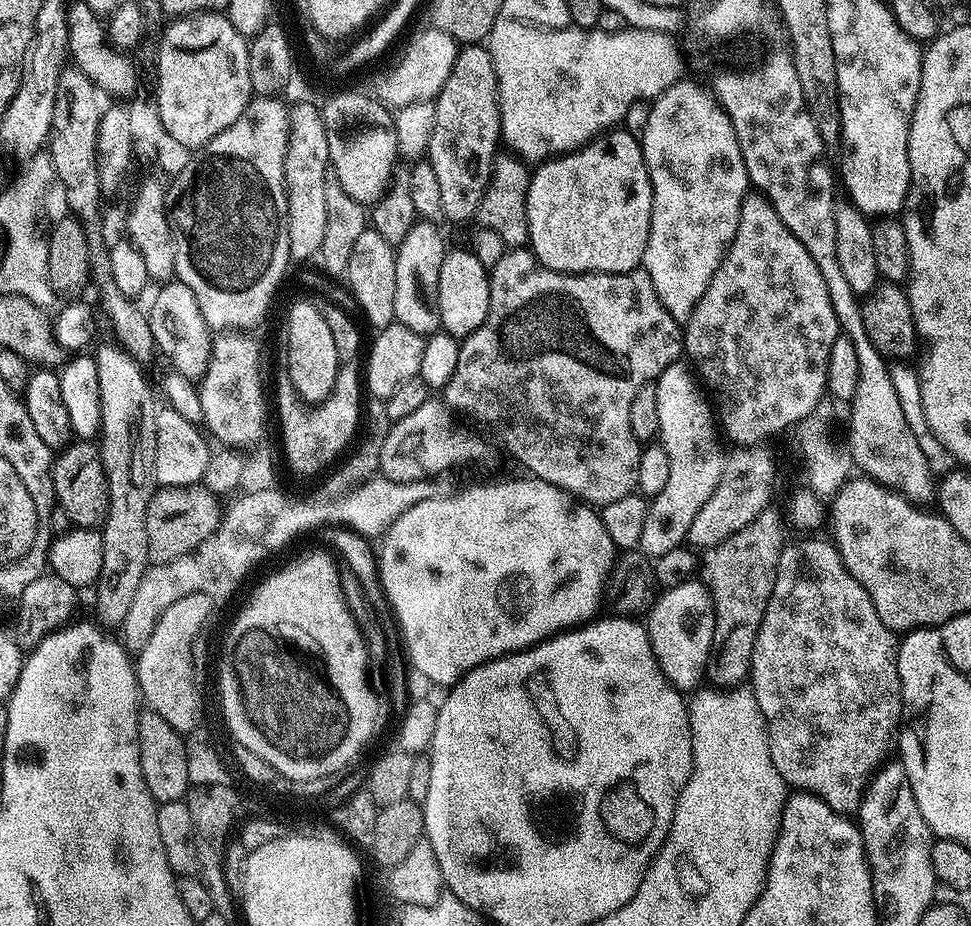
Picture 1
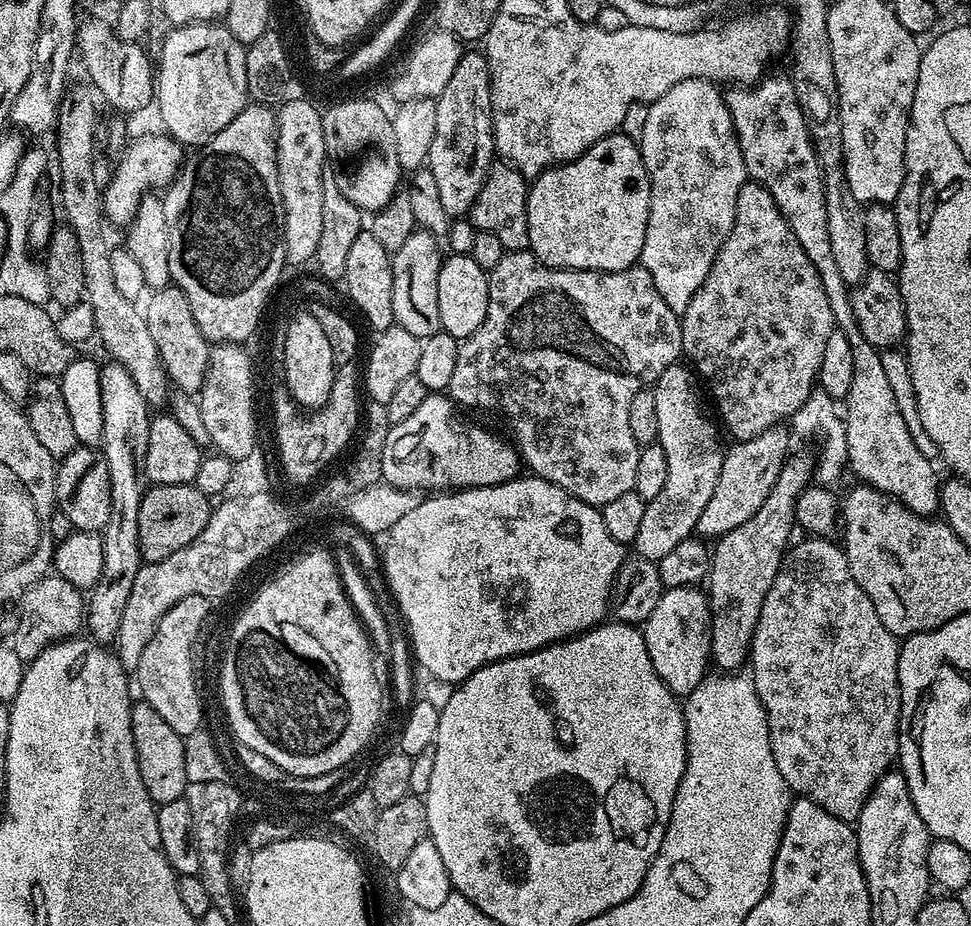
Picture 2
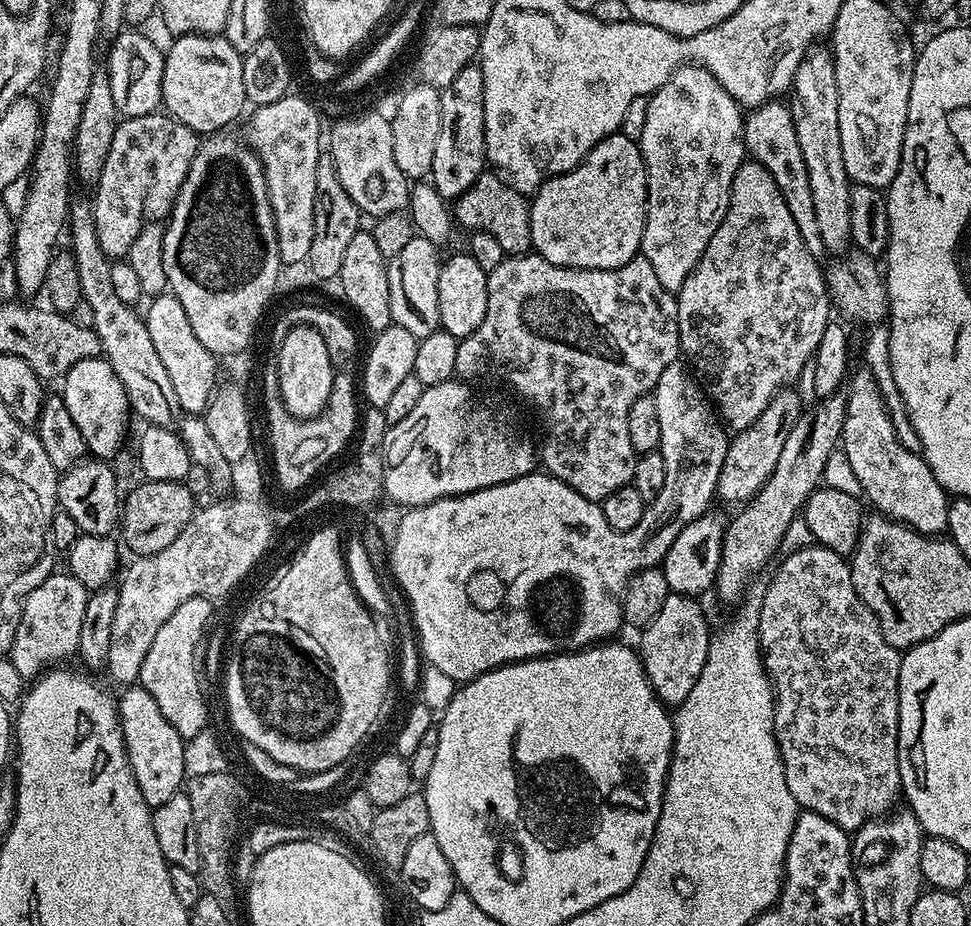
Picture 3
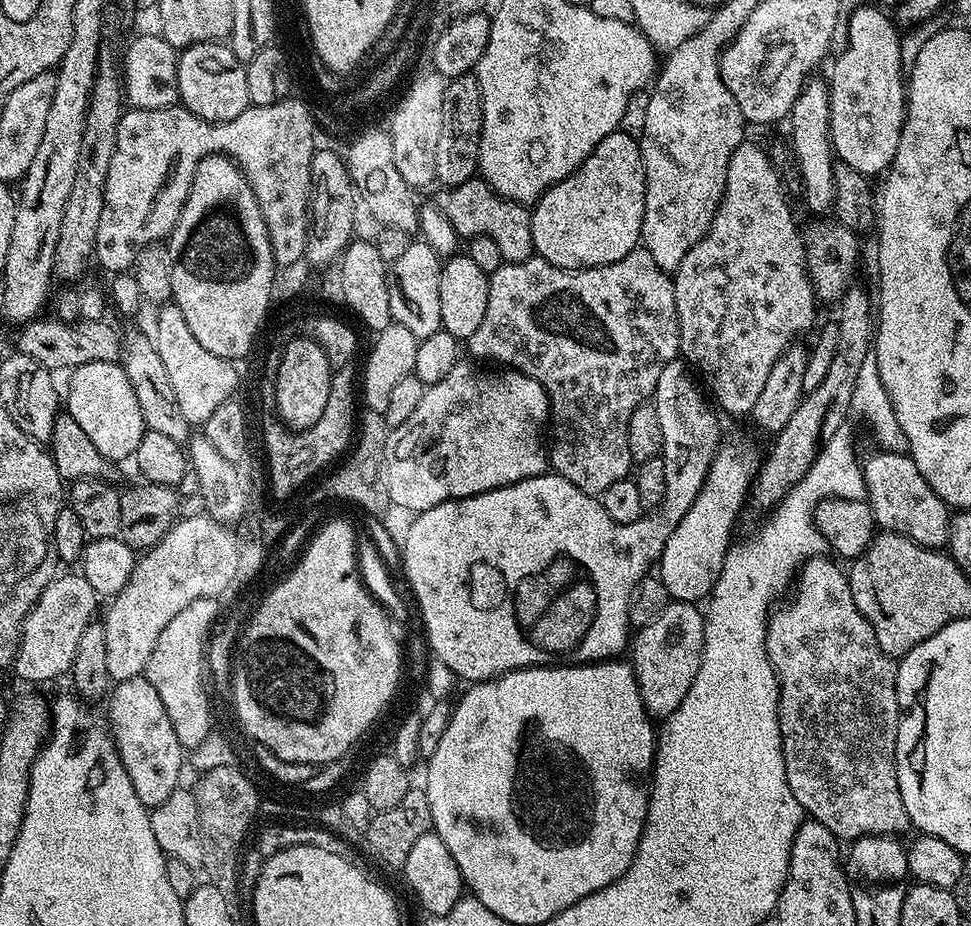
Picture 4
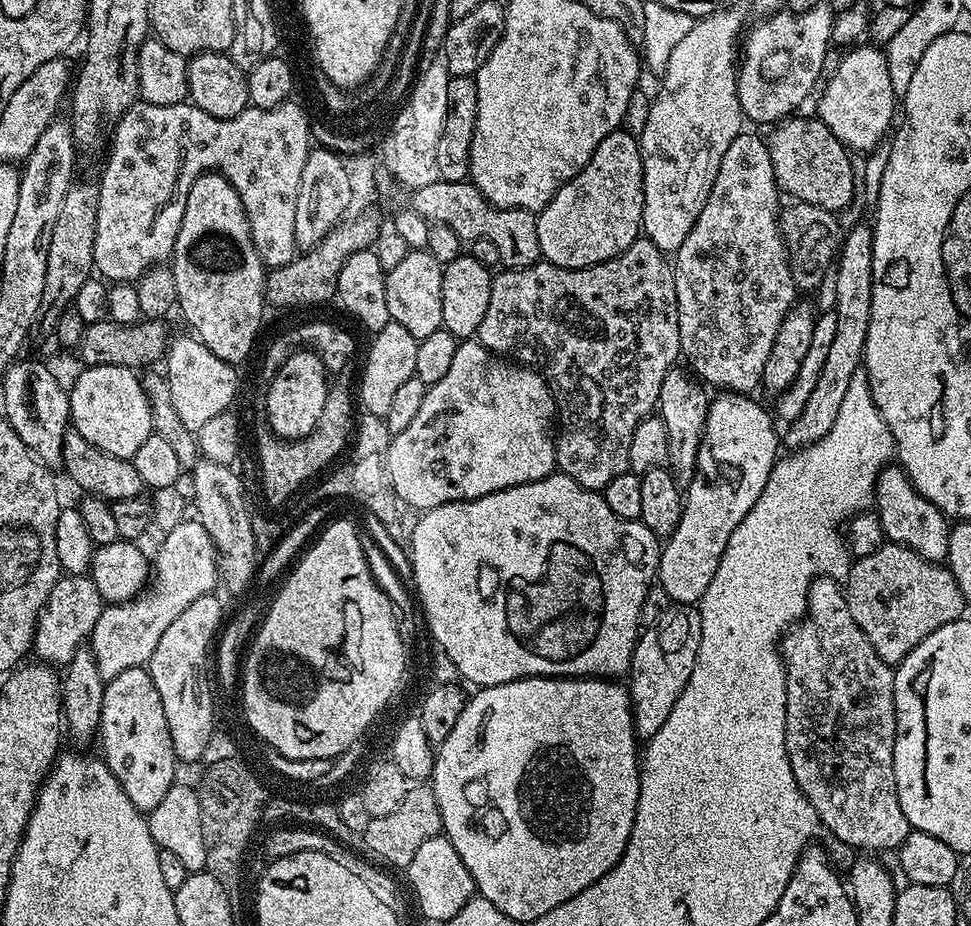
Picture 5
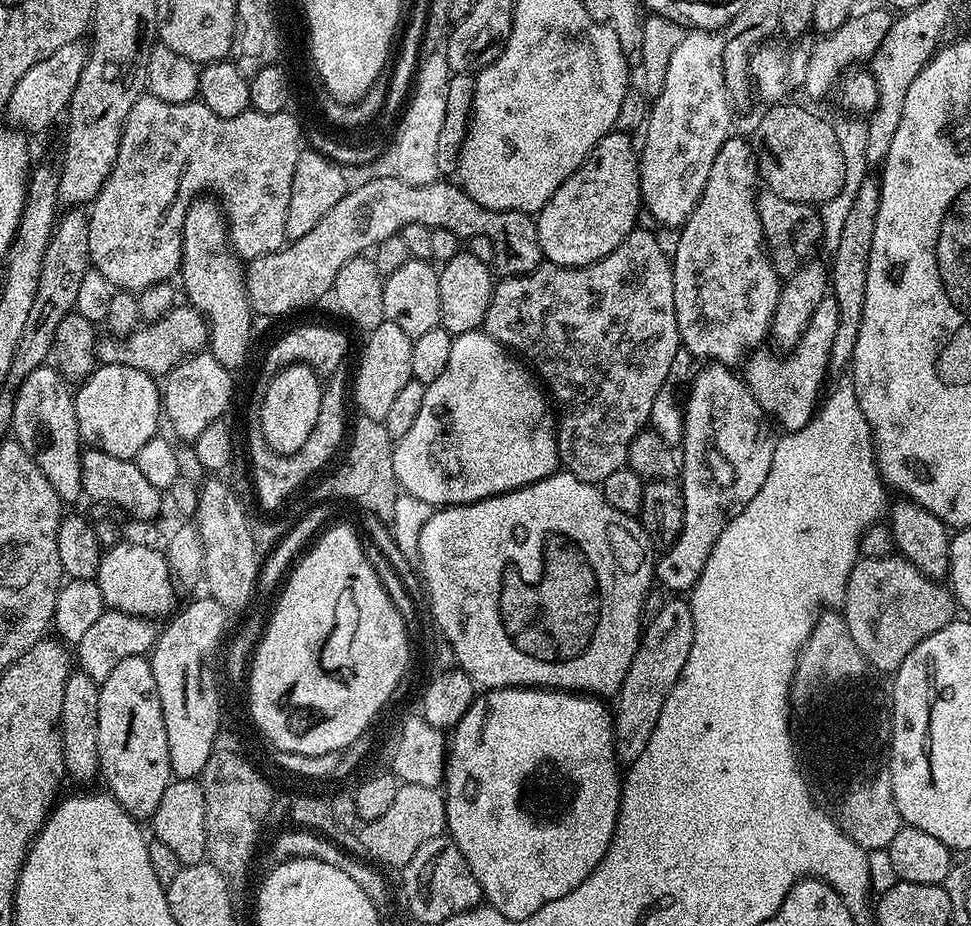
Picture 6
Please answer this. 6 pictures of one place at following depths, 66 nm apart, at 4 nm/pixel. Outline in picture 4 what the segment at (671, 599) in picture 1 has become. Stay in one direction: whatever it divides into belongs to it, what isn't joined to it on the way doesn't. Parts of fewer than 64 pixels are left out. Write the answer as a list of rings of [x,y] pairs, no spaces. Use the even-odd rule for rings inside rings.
[[[670,602],[654,622],[635,633],[630,644],[630,663],[636,671],[642,702],[649,716],[666,718],[682,706],[682,698],[686,698],[688,686],[694,682],[702,659],[704,617],[705,613],[692,604]]]

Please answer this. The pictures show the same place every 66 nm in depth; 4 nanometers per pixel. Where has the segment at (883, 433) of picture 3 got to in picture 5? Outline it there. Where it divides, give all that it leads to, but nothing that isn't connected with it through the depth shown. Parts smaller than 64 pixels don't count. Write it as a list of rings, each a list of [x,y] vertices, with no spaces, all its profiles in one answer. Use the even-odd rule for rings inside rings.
[[[885,466],[876,478],[876,502],[874,512],[880,518],[883,535],[893,544],[901,544],[914,550],[922,558],[933,562],[944,562],[948,558],[949,517],[930,502],[910,482],[903,468]]]

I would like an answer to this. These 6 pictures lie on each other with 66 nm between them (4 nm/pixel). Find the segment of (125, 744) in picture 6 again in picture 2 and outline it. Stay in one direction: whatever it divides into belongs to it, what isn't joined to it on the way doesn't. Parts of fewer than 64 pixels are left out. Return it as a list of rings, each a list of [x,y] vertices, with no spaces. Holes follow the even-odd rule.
[[[143,702],[132,705],[132,729],[134,730],[134,750],[138,754],[138,770],[142,774],[142,786],[150,794],[152,803],[159,806],[183,797],[189,780],[186,776],[184,739],[159,716],[154,706]]]

